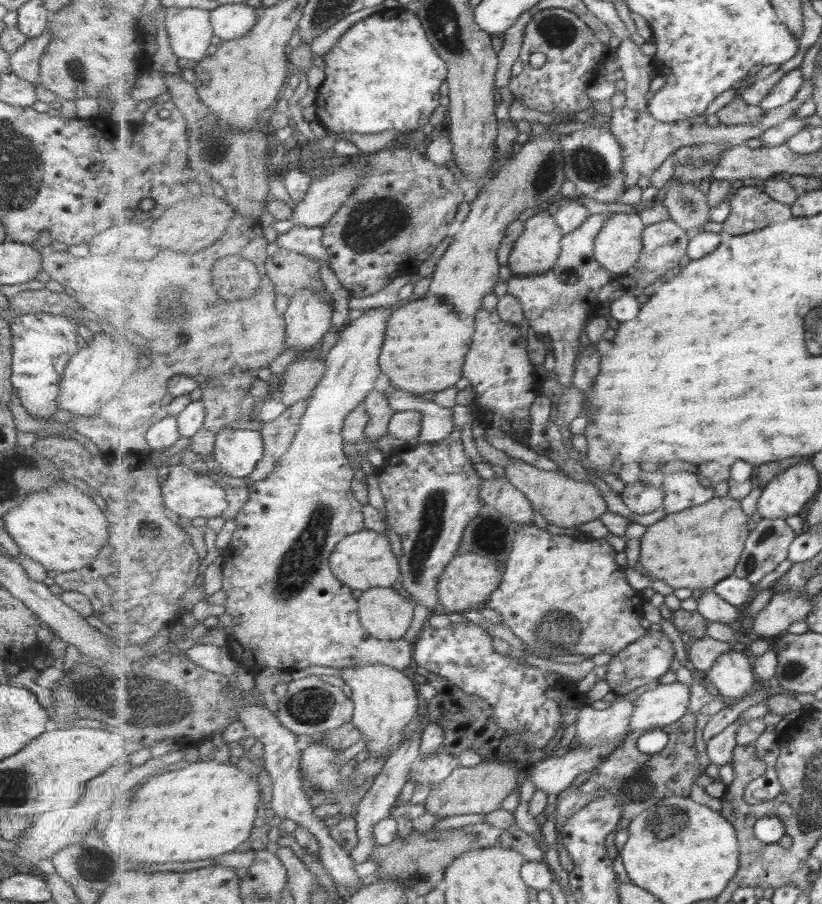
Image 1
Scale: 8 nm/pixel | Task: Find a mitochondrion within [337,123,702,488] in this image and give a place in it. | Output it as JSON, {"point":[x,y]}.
{"point":[591,166]}

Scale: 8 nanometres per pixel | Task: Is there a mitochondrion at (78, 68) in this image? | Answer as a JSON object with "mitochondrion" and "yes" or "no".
{"mitochondrion":"yes"}

